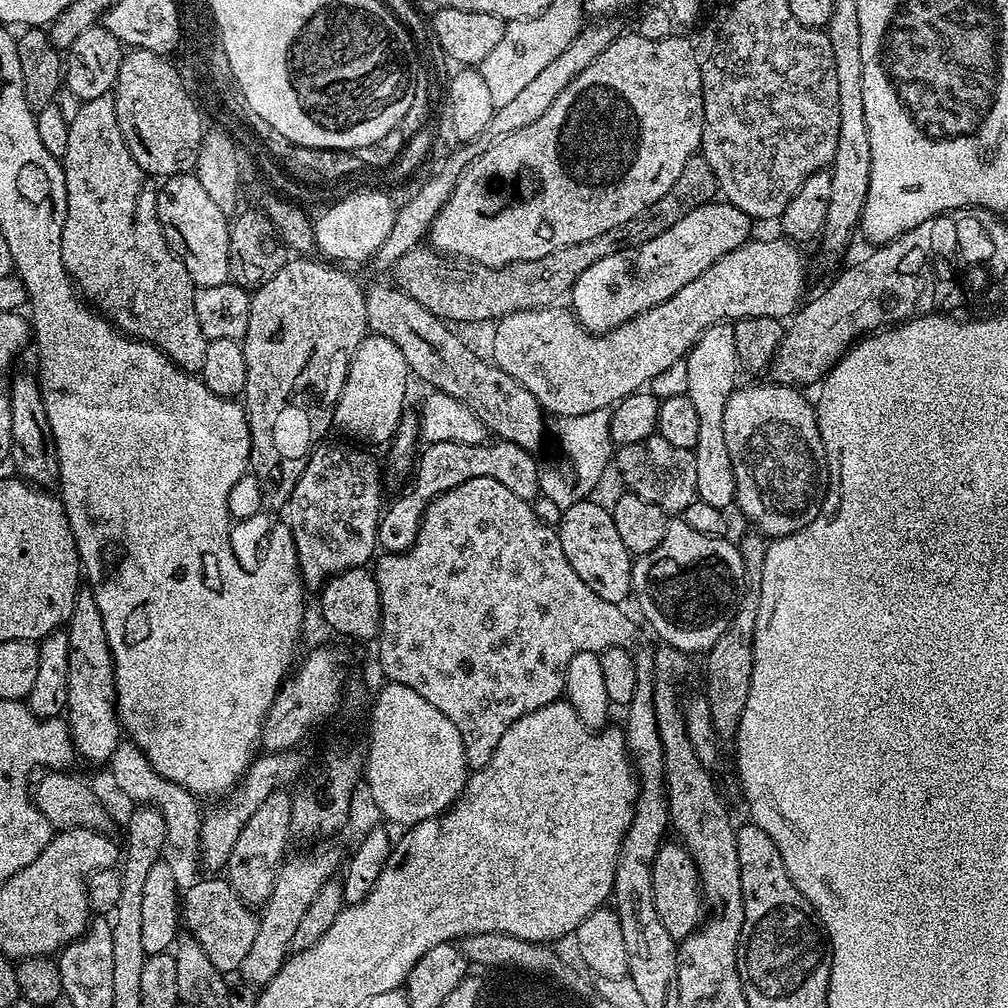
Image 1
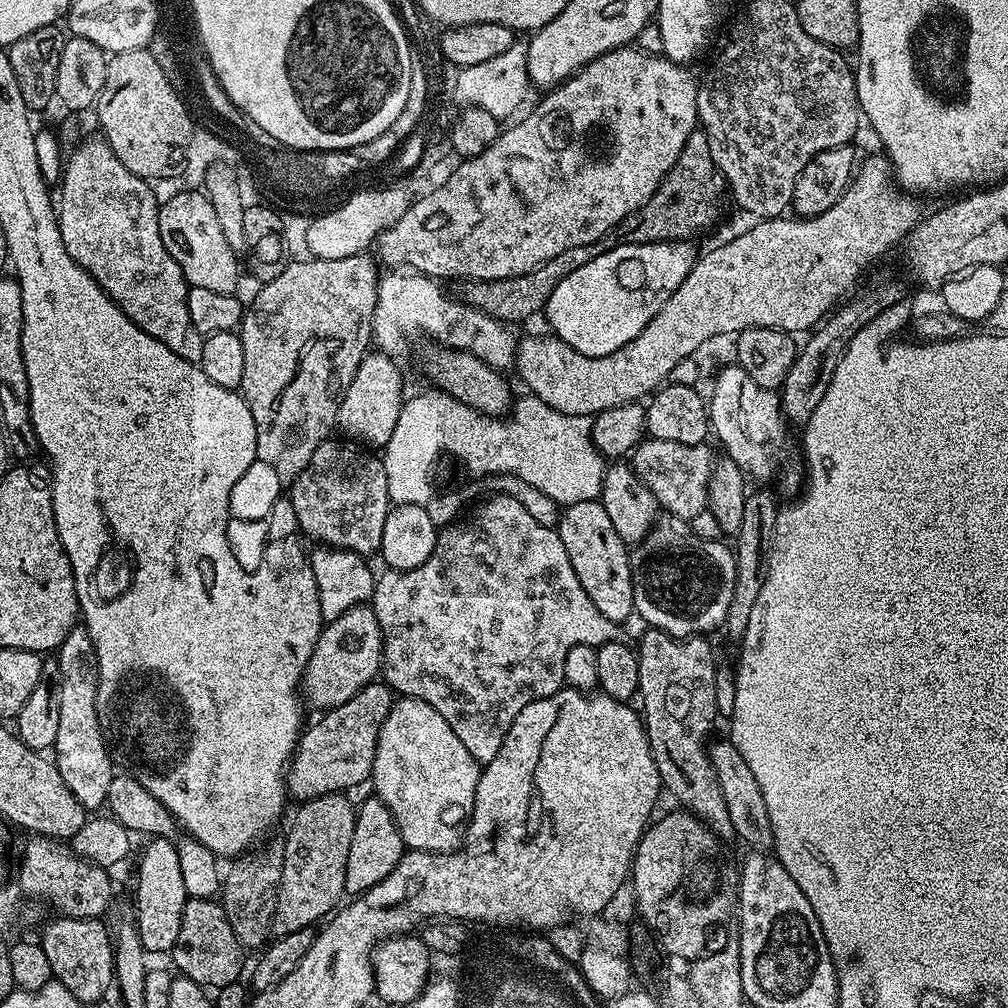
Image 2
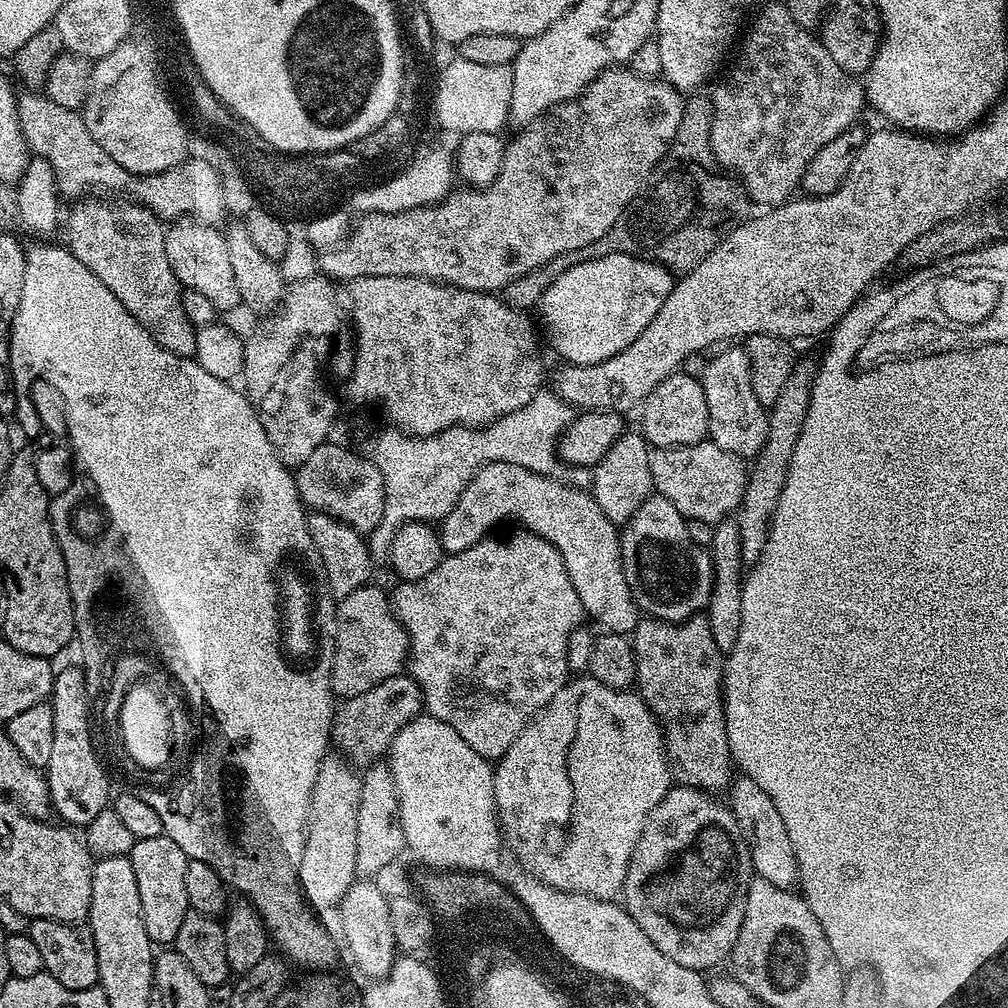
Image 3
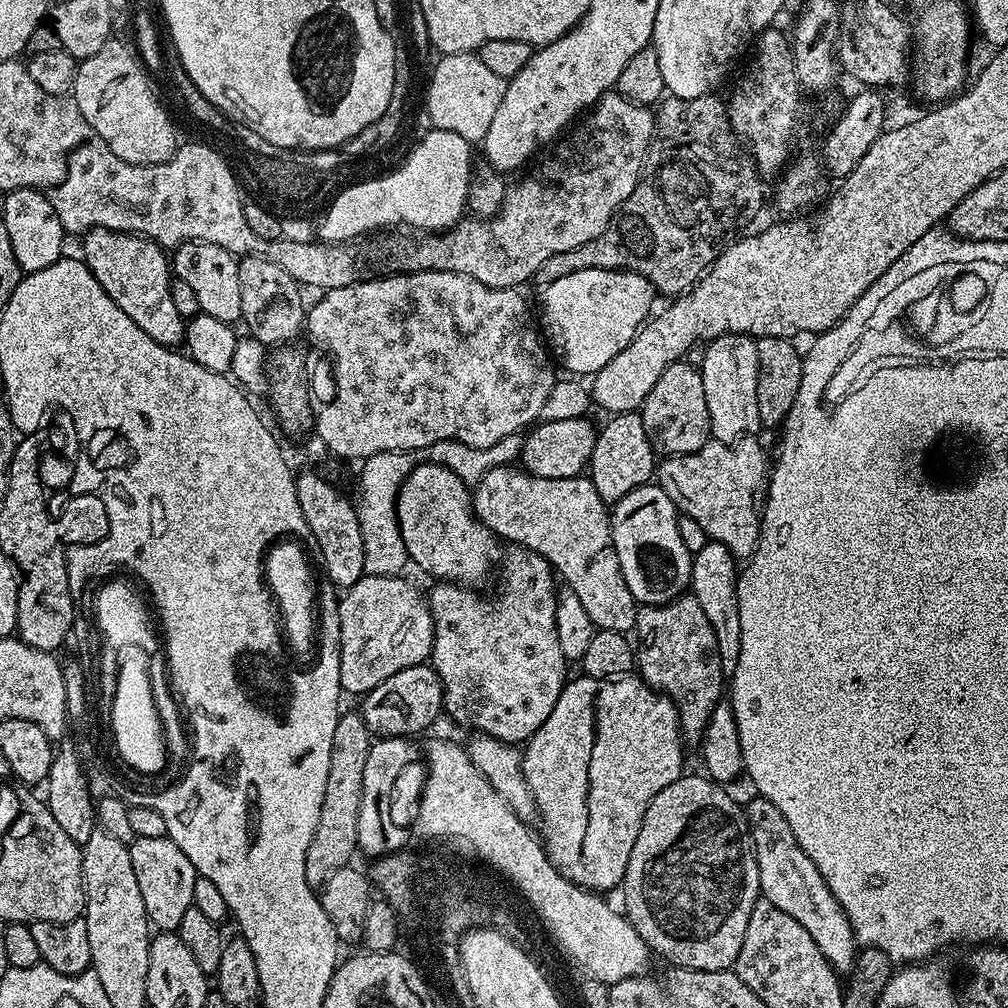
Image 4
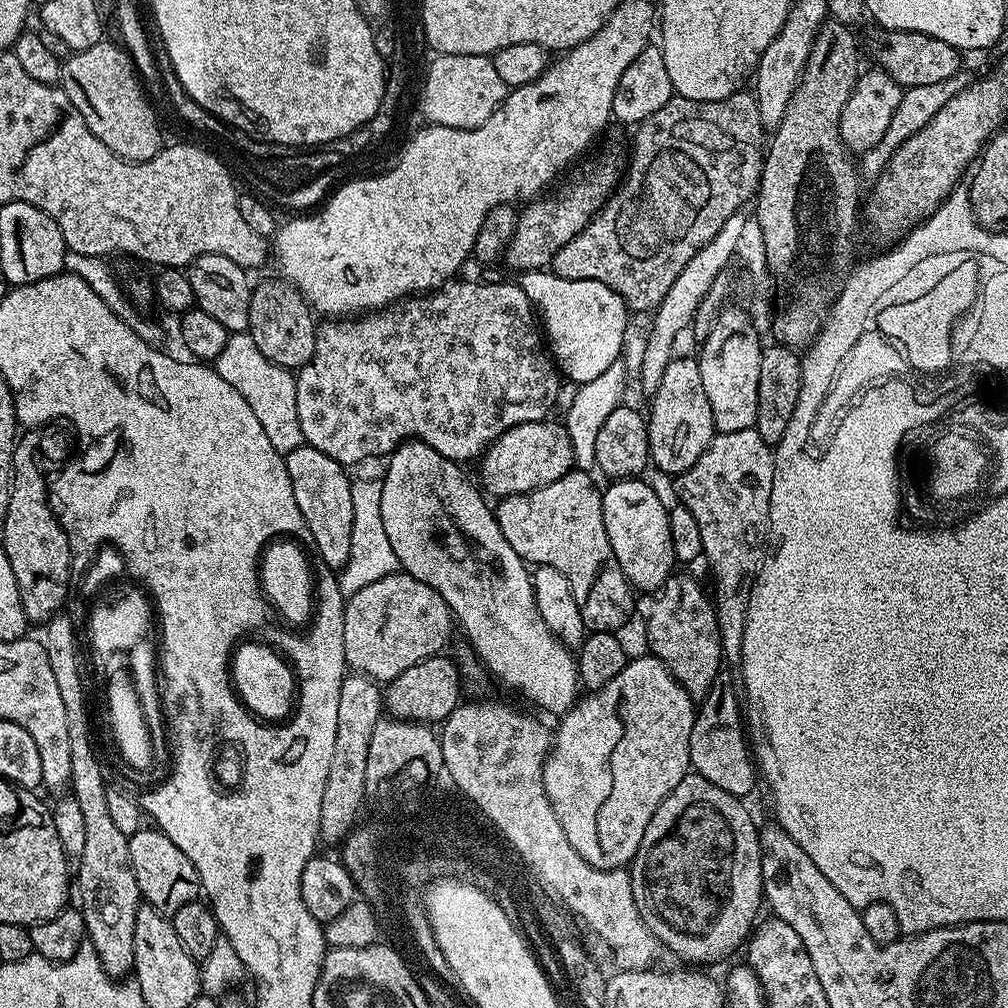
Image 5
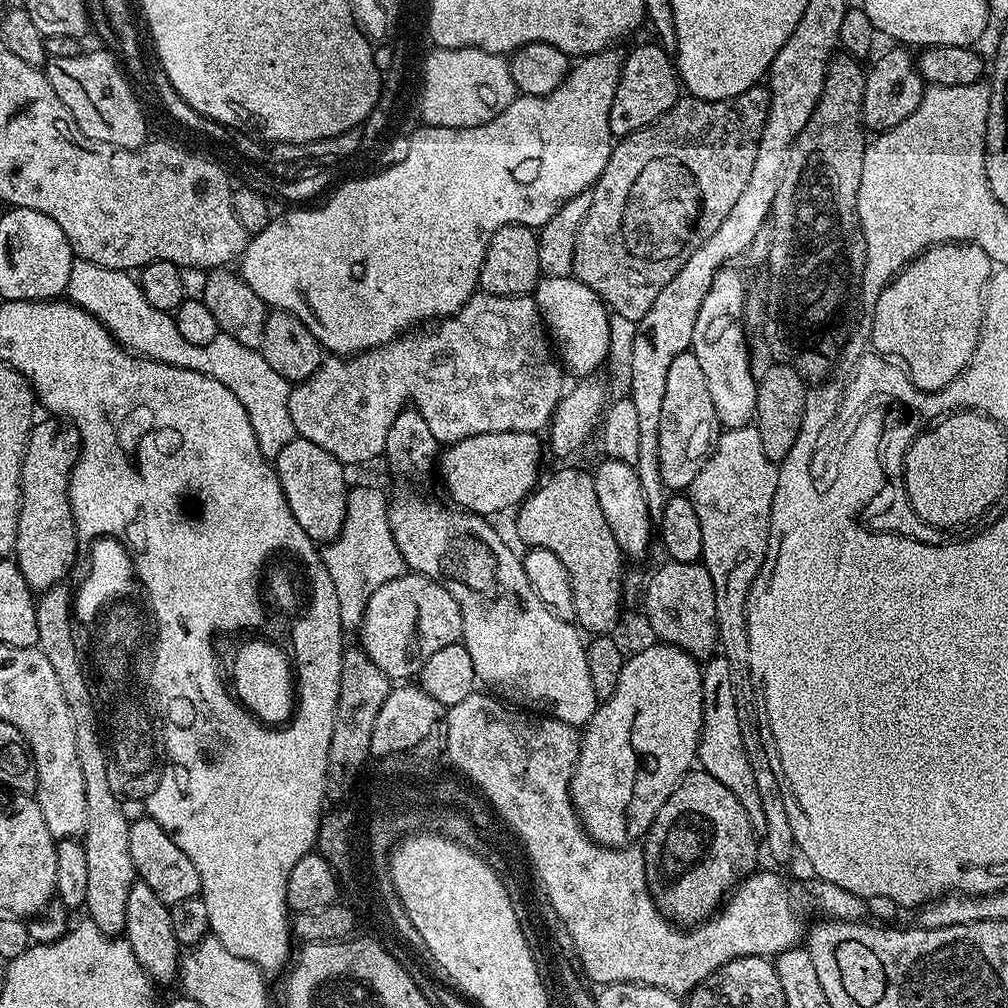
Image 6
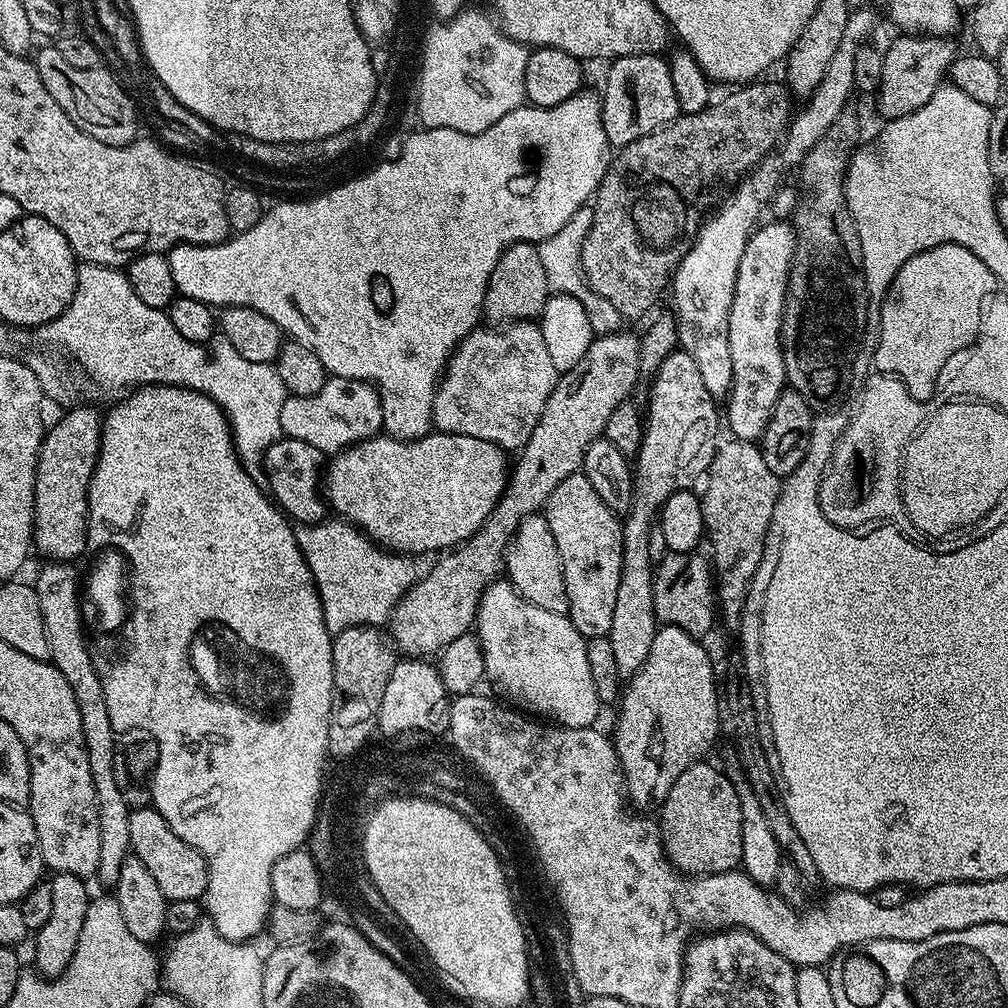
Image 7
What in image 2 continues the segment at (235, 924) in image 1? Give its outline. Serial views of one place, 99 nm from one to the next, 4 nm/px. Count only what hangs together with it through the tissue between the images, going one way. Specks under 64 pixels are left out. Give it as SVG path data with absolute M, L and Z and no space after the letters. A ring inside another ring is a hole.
M191 899L182 910L182 926L178 942L172 948L170 959L176 963L179 975L198 982L205 990L215 990L237 983L240 977L240 953L235 934L227 921L223 906L215 899Z

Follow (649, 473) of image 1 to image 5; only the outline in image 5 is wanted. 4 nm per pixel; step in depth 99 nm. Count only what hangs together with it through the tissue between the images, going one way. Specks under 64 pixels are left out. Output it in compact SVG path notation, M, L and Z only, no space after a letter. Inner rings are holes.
M755 427L733 432L721 432L713 436L710 446L681 476L675 477L679 503L698 522L698 531L702 533L703 559L708 560L708 568L712 571L712 580L716 583L714 603L718 630L720 631L720 645L724 651L724 660L738 666L742 662L742 634L746 634L746 610L750 602L750 590L754 586L756 576L760 572L766 559L766 549L770 544L770 490L774 486L774 448L766 443L762 434L758 434Z

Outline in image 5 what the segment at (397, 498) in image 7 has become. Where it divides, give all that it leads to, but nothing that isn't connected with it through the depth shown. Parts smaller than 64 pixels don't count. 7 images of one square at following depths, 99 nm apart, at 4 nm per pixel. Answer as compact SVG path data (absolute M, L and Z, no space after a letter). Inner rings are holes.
M545 418L514 426L484 449L478 460L478 484L489 497L503 498L532 492L536 488L550 486L550 482L558 482L558 478L573 471L574 446L570 446L568 432L563 423L551 424L550 421Z

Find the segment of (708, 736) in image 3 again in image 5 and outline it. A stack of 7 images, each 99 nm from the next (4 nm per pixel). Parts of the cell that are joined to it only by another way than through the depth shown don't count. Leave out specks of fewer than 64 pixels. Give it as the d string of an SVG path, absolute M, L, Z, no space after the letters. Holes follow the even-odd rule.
M679 572L668 576L664 585L655 592L641 595L634 608L639 615L640 612L644 615L647 651L672 671L673 678L688 691L693 701L700 702L716 685L716 676L722 671L724 651L720 645L713 597L704 593L703 586L694 577Z

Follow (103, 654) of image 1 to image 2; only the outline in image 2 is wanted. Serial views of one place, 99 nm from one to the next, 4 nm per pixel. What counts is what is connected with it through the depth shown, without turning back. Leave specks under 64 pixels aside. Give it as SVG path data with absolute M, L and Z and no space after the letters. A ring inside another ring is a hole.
M74 627L70 630L70 634L66 634L66 642L62 642L58 649L58 659L61 708L54 763L62 774L62 782L66 782L70 794L78 798L83 808L100 810L105 807L114 770L112 770L112 760L108 757L108 748L104 745L104 732L100 729L102 714L96 708L96 691L98 690L96 651L94 642L90 642L90 634L84 627Z

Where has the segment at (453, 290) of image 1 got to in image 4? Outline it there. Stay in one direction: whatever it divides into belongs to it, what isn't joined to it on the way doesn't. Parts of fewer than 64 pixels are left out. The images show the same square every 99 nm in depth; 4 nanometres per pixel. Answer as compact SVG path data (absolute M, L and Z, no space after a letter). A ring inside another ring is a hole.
M716 94L702 98L669 95L659 105L660 112L658 108L655 113L656 135L648 148L648 157L644 159L644 169L634 194L626 198L610 226L598 234L598 238L574 250L554 254L554 258L546 258L544 265L536 271L534 280L537 285L558 282L558 278L566 278L566 274L574 274L578 270L622 268L625 272L642 274L661 297L675 298L683 296L711 268L726 241L735 237L743 224L750 223L764 204L764 184L760 181L762 173L751 155L738 143L728 121L728 105L718 97Z

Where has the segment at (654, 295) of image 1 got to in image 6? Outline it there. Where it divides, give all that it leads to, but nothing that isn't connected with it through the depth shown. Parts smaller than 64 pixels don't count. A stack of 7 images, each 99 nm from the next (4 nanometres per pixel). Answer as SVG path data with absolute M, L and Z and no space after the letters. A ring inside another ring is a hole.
M541 275L540 281L534 289L534 299L540 318L544 321L545 329L550 333L551 343L554 345L554 352L562 361L563 367L569 373L573 372L573 377L588 378L593 375L596 367L603 365L608 358L608 347L610 346L610 322L608 321L610 309L601 300L600 295L590 286L586 286L575 276L545 276Z

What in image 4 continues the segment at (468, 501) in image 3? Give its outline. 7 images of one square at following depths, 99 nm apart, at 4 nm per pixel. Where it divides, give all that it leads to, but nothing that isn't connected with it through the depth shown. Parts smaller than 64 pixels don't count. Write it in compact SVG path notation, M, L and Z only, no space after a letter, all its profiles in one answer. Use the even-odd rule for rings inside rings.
M516 466L491 468L475 485L472 511L501 541L512 540L508 542L542 554L542 558L551 564L553 573L567 588L574 590L574 594L578 594L586 614L590 614L590 622L597 629L625 634L635 629L638 605L630 594L630 586L626 586L626 578L622 578L622 566L618 566L618 554L612 541L610 508L598 490L594 490L594 482L587 475L538 478Z

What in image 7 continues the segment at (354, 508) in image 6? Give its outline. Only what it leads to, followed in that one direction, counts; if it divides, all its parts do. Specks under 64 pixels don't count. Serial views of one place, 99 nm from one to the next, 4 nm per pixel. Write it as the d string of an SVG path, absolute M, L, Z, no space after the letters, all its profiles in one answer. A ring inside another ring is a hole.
M328 518L319 524L296 524L295 530L298 550L302 550L310 566L320 593L324 621L333 634L354 626L387 625L397 602L418 579L418 572L407 555L380 547L343 518Z

